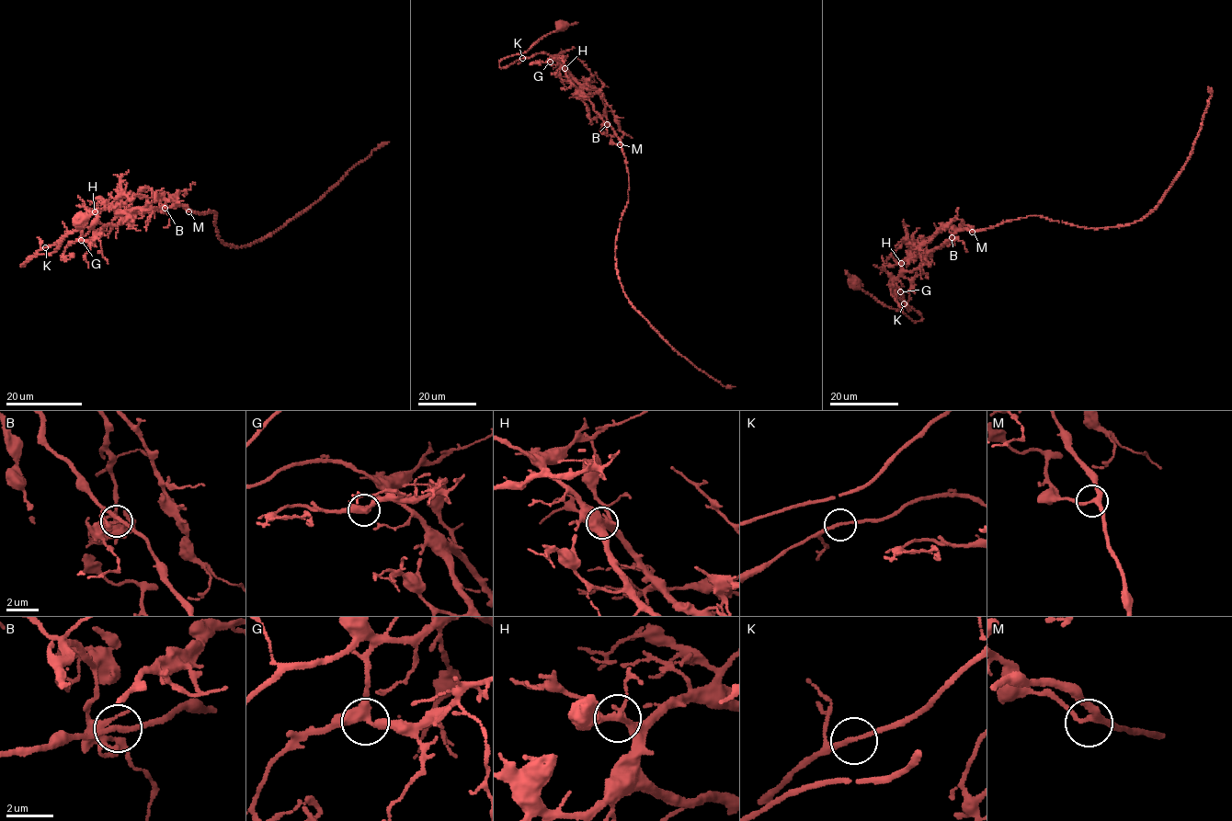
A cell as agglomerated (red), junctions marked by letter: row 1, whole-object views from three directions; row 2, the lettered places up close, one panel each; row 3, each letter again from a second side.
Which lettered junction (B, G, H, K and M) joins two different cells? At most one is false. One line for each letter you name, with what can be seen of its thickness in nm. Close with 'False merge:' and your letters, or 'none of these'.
False merge: none of these

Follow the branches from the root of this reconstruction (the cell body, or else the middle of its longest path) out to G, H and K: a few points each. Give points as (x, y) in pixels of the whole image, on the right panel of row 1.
G: (854, 283), (880, 302), (920, 321), (922, 316), (894, 294), (890, 287), (894, 280), (900, 291)
H: (854, 283), (880, 302), (920, 321), (922, 316), (890, 287), (901, 263)
K: (854, 283), (880, 302), (902, 312), (914, 321), (920, 321), (922, 316), (904, 303)

